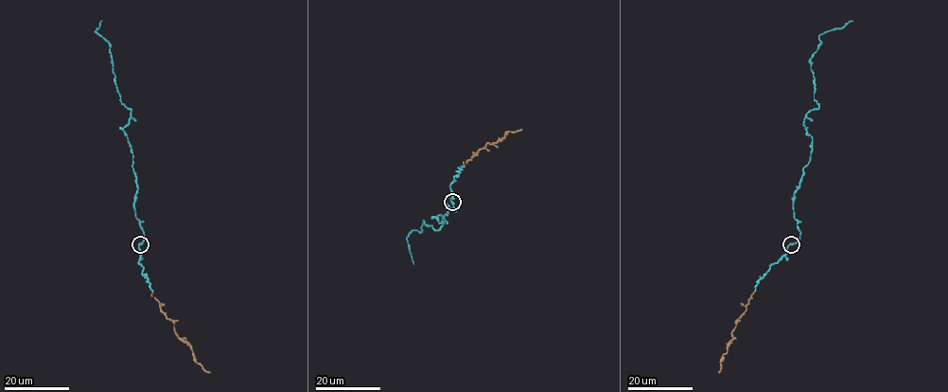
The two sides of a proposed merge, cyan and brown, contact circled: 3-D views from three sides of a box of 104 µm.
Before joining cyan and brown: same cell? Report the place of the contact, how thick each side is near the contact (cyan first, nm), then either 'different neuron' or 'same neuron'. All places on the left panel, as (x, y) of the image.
(140, 244) | 360/50 nm | same neuron

